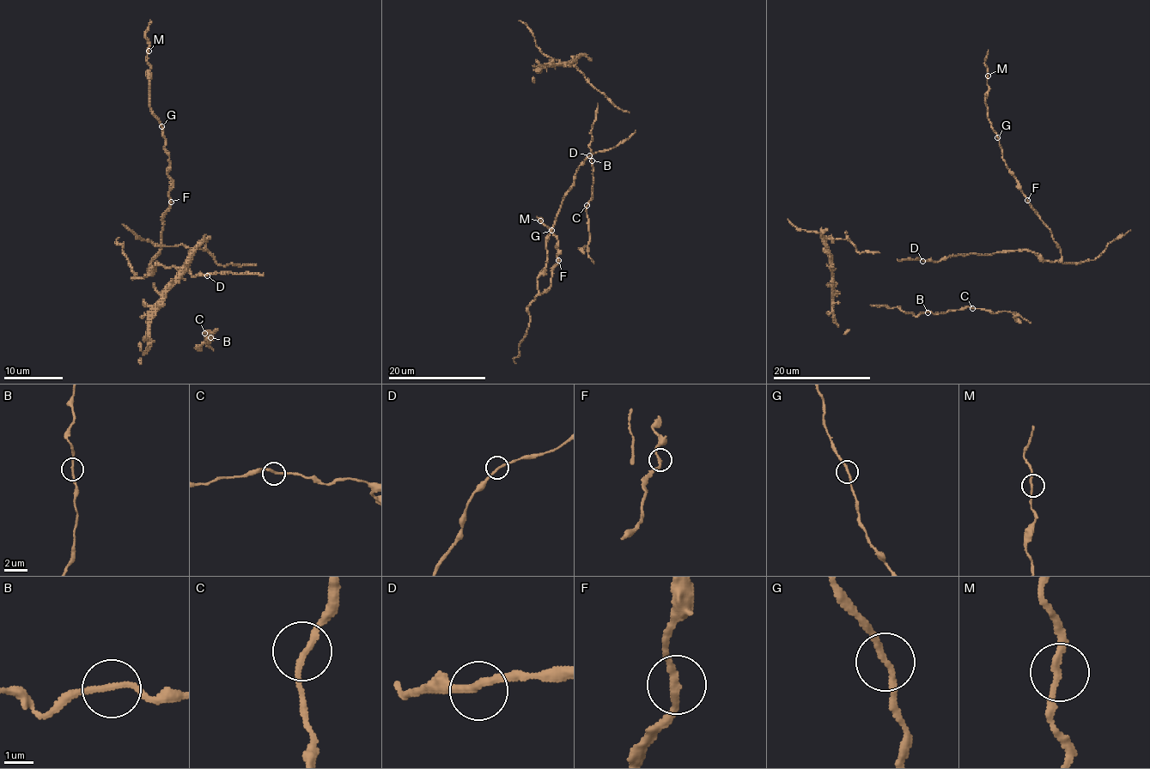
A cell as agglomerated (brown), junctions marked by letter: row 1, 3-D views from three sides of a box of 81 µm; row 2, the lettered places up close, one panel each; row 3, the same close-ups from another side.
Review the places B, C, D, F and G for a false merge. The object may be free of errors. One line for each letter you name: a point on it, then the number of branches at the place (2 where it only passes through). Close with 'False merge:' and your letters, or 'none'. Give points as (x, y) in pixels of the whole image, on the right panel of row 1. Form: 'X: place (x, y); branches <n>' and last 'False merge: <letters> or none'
False merge: none

